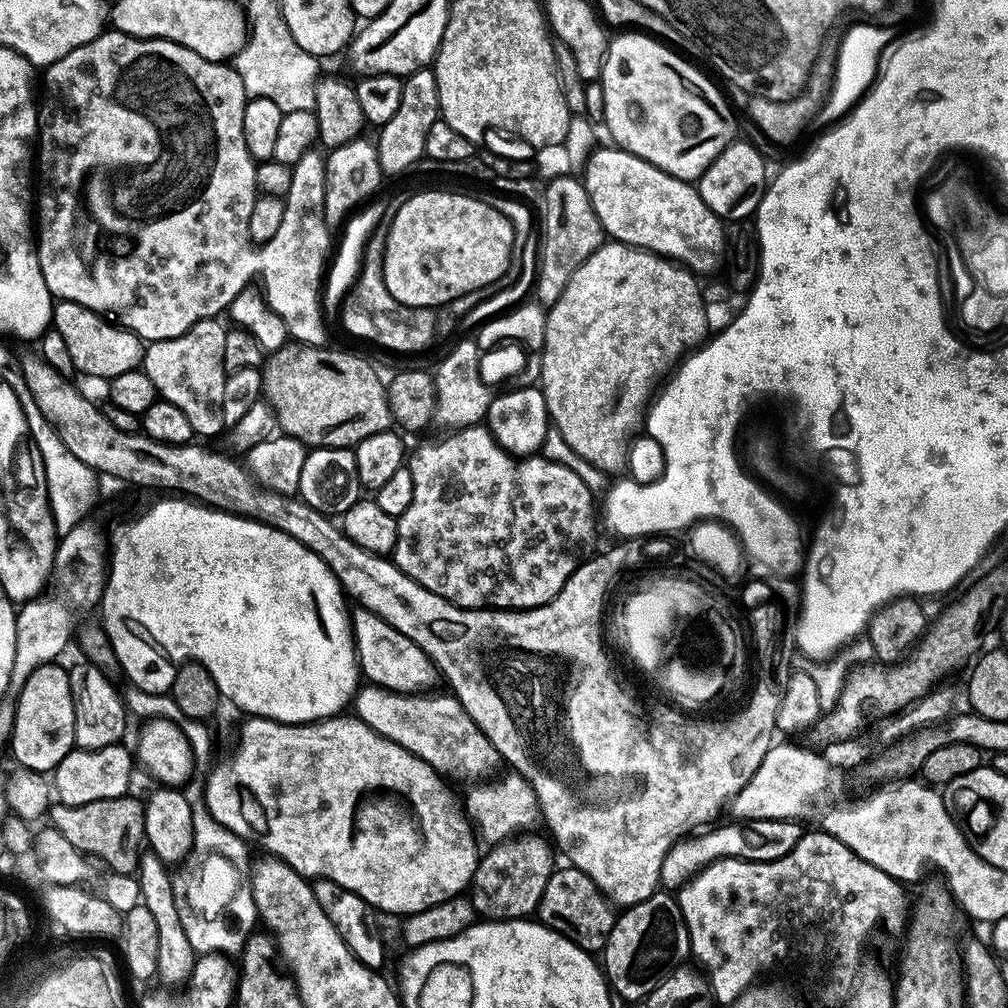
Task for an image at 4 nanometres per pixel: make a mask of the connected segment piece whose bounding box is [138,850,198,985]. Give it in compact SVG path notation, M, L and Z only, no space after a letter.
M151 850L145 851L140 858L138 879L142 902L154 914L154 922L158 925L158 962L156 970L159 979L168 984L183 985L189 979L198 959L198 953L190 944L187 931L184 929L185 917L180 917L180 908L176 905L176 892L172 889L172 878L168 874L169 865L164 864Z

